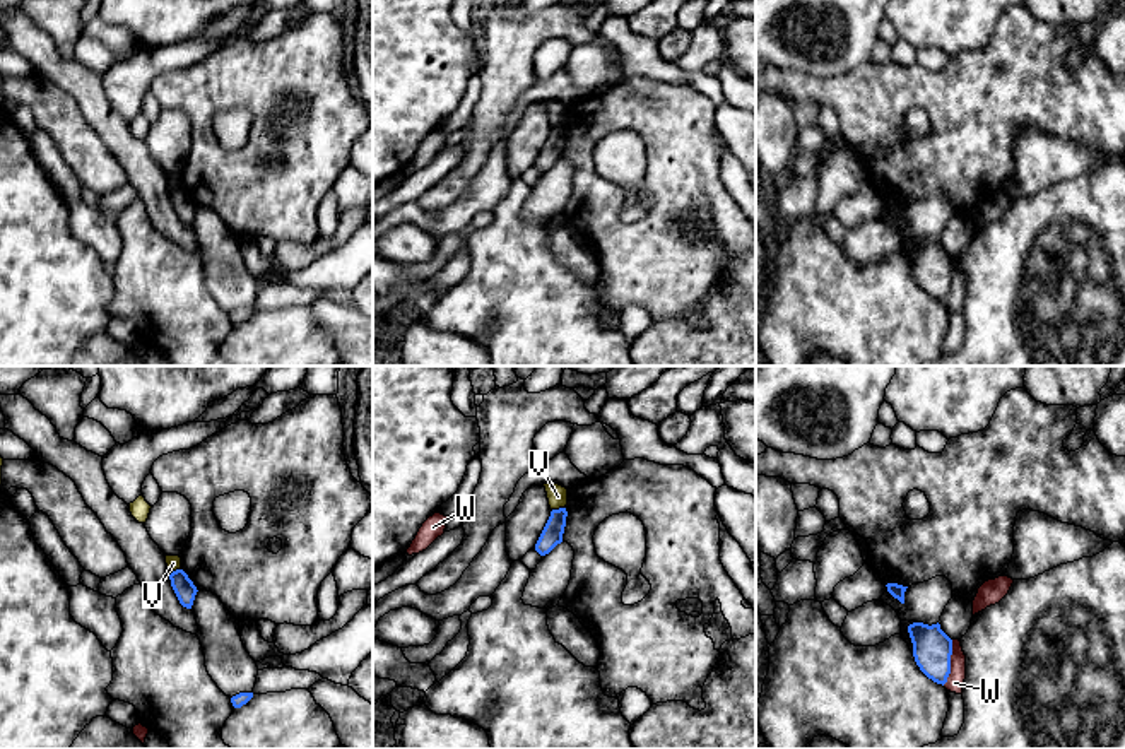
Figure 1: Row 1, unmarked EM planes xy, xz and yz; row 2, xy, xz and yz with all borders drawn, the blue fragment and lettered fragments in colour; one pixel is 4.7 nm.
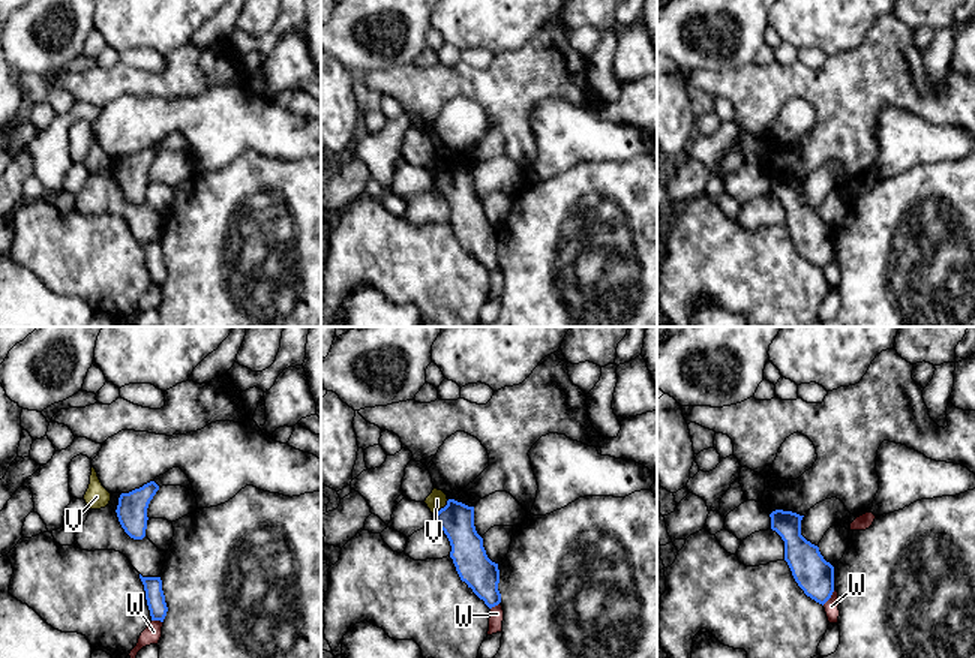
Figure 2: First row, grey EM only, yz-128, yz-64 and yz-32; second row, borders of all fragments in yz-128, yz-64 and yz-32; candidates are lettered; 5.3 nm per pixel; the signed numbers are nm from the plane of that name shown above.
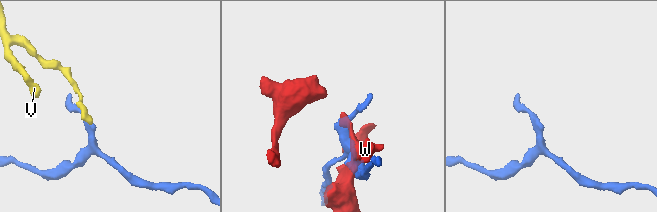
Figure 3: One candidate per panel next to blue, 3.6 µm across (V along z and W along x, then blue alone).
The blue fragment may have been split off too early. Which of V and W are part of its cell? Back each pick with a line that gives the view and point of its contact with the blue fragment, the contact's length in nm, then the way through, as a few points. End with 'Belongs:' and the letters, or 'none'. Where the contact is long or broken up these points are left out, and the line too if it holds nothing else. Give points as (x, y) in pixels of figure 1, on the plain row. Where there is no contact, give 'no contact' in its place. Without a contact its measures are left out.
Belongs: none

